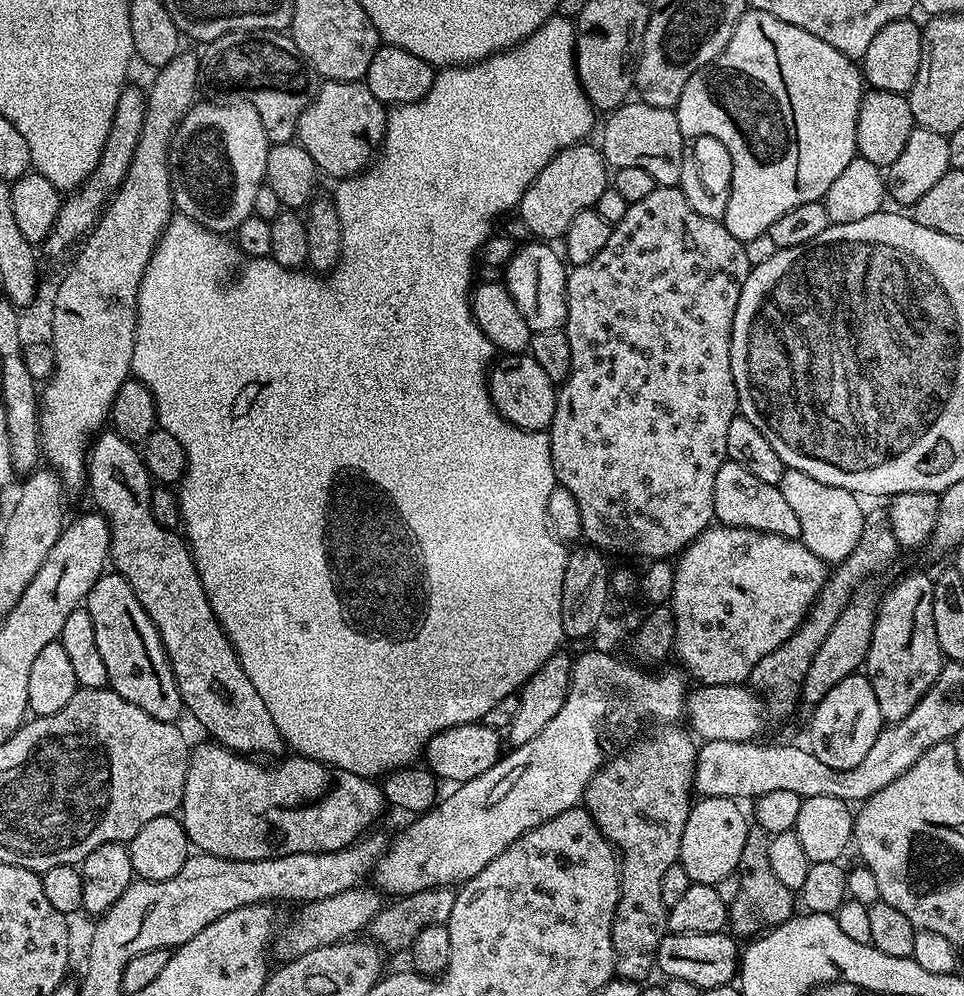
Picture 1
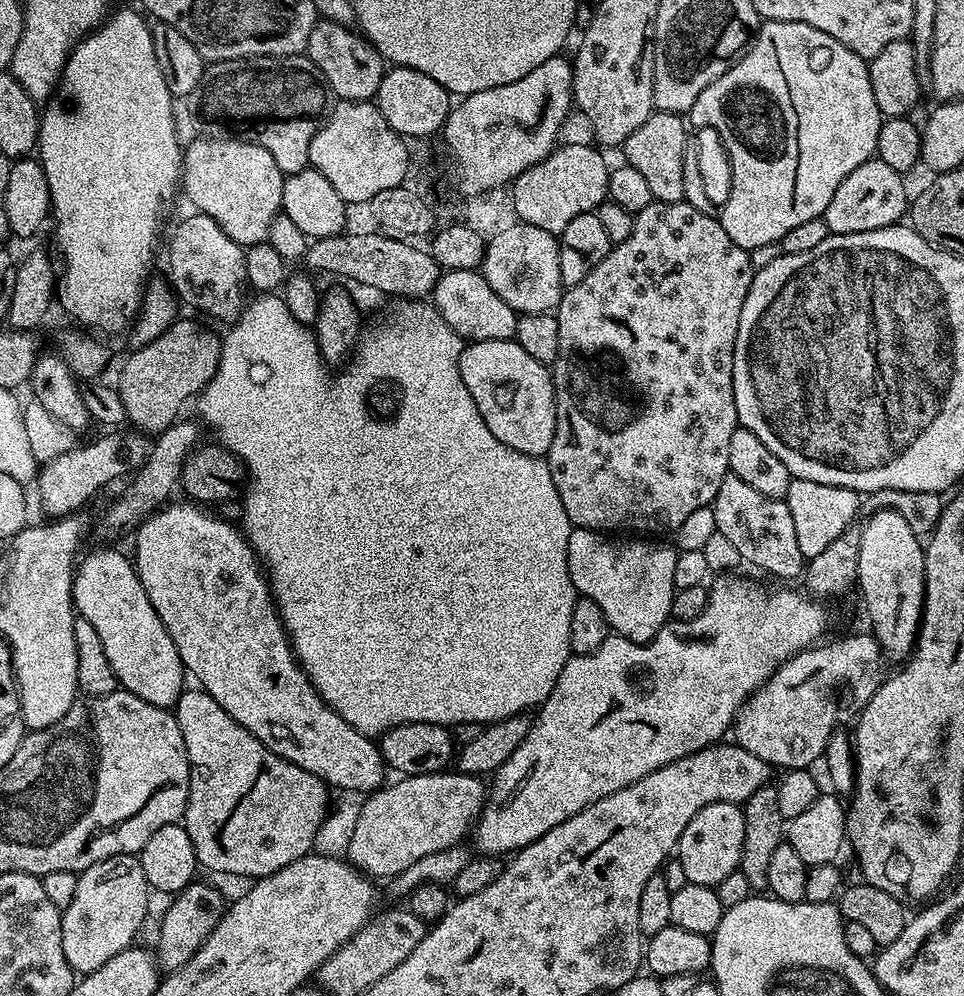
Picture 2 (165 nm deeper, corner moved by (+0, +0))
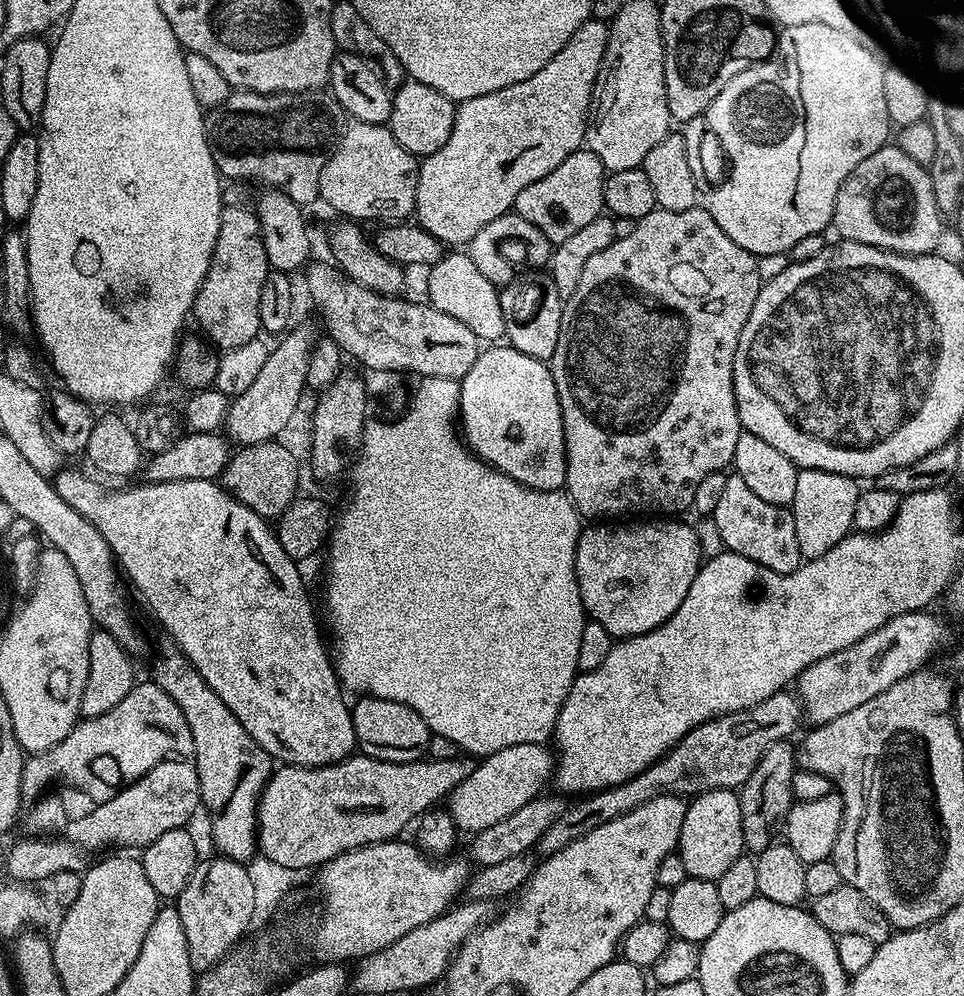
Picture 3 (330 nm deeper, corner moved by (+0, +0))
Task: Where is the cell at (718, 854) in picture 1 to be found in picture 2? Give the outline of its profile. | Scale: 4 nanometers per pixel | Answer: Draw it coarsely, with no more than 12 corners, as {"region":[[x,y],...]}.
{"region":[[714,802],[682,830],[689,884],[737,871],[744,809]]}

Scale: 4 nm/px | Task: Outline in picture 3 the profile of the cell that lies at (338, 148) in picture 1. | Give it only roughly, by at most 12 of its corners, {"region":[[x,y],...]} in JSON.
{"region":[[352,120],[322,166],[341,217],[400,222],[417,157],[387,126]]}

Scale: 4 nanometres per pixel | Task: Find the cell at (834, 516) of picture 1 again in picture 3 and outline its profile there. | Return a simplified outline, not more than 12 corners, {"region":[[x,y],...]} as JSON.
{"region":[[798,471],[798,550],[817,560],[853,531],[861,485]]}

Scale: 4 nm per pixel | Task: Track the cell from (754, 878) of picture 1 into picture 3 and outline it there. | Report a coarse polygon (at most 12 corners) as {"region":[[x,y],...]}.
{"region":[[779,740],[738,789],[749,853],[772,831],[794,803],[794,748]]}

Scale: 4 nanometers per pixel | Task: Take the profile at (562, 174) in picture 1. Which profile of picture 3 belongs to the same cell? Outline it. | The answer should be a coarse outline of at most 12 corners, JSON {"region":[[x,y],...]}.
{"region":[[570,154],[514,205],[555,246],[604,211],[602,162]]}

